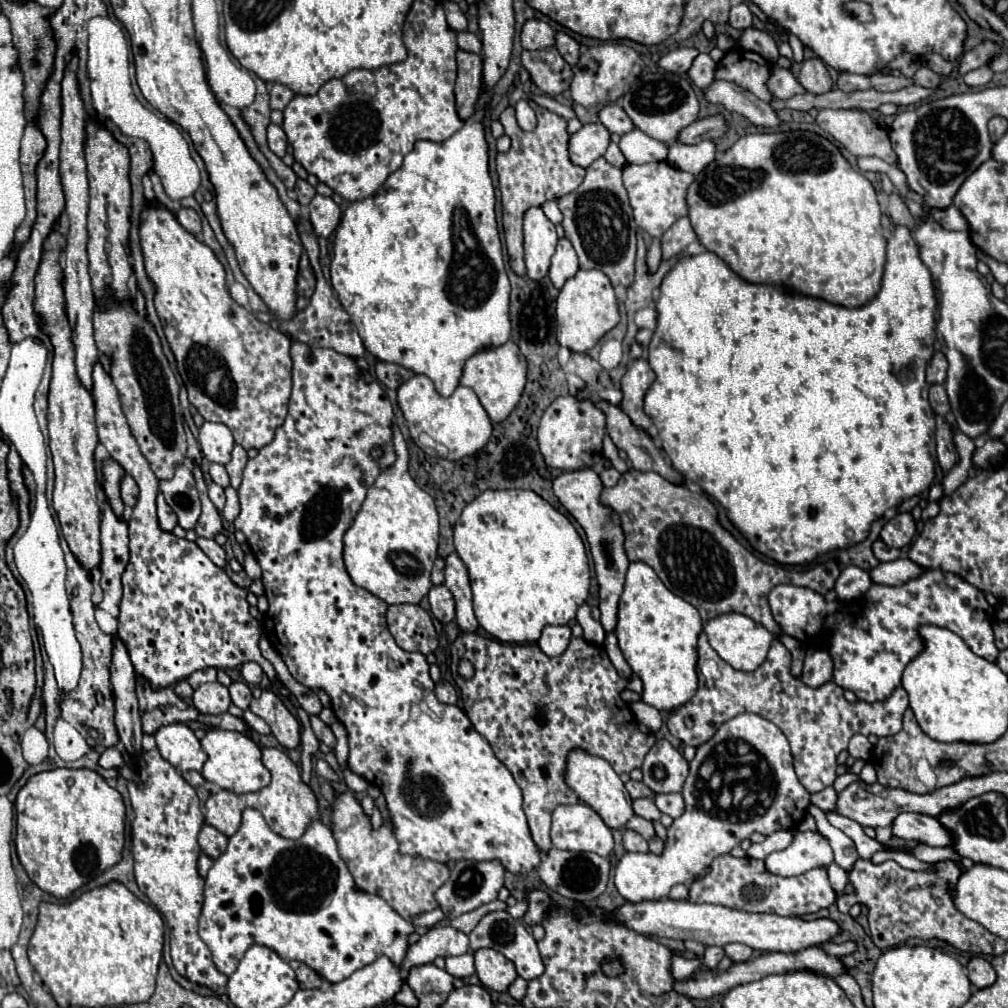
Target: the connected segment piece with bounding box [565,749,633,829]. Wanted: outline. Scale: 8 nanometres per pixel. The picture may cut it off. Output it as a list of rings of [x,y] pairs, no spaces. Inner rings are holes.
[[[571,749],[567,753],[565,783],[575,791],[575,795],[583,803],[593,807],[611,829],[623,829],[625,823],[633,817],[631,797],[629,797],[629,793],[625,793],[623,781],[619,779],[619,775],[613,771],[613,767],[605,759],[595,757],[583,749]]]

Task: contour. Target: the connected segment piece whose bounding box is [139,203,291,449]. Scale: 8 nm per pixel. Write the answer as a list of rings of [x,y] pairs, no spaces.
[[[147,203],[141,211],[141,225],[139,225],[139,239],[141,239],[141,249],[143,249],[143,257],[145,257],[145,269],[147,269],[147,275],[149,279],[155,283],[155,307],[157,307],[157,313],[163,321],[163,329],[165,329],[165,337],[171,345],[171,351],[175,353],[175,359],[177,359],[177,367],[179,367],[179,373],[181,373],[181,379],[187,387],[187,393],[189,393],[189,401],[191,405],[197,407],[197,411],[205,417],[205,421],[215,421],[215,423],[223,423],[231,429],[233,437],[235,437],[235,443],[239,443],[243,449],[261,449],[263,445],[267,445],[271,439],[273,439],[273,433],[279,425],[283,425],[283,419],[287,415],[287,403],[289,403],[289,395],[291,395],[291,355],[289,355],[289,349],[291,349],[291,341],[289,337],[285,337],[281,331],[273,329],[269,323],[261,323],[251,311],[243,309],[239,303],[235,303],[229,293],[227,293],[227,285],[225,285],[225,269],[223,265],[219,263],[219,259],[215,257],[215,253],[205,245],[201,243],[195,235],[191,235],[187,229],[181,227],[181,223],[177,221],[177,217],[165,209],[163,205],[159,203]]]

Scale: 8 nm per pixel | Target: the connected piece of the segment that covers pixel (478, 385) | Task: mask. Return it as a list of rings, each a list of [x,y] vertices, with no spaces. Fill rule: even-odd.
[[[507,341],[501,347],[483,349],[483,351],[475,353],[465,363],[461,385],[475,391],[475,395],[479,397],[481,405],[485,407],[485,411],[487,411],[487,415],[493,423],[505,421],[509,417],[509,413],[517,407],[519,399],[521,399],[521,393],[525,389],[525,373],[527,373],[527,363],[525,363],[525,359],[521,363],[521,357],[523,355],[517,349],[517,345],[513,341]]]

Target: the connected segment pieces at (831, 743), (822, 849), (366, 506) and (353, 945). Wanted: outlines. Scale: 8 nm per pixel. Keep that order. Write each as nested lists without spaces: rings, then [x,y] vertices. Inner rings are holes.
[[[699,637],[699,689],[689,705],[681,705],[669,715],[669,731],[673,737],[681,739],[685,745],[699,747],[709,741],[721,723],[733,719],[739,713],[757,713],[763,719],[775,723],[791,743],[793,765],[801,785],[809,793],[817,793],[835,781],[837,755],[847,749],[853,733],[889,737],[901,731],[903,711],[909,707],[907,693],[903,687],[897,687],[883,703],[865,703],[853,701],[849,703],[843,697],[843,689],[833,681],[813,689],[807,687],[801,679],[791,675],[791,653],[785,645],[775,639],[765,663],[753,673],[737,671],[727,665],[717,653],[709,647],[707,637]]]
[[[793,829],[793,843],[765,859],[769,871],[781,877],[801,875],[815,867],[829,867],[833,863],[833,851],[829,841],[817,831]]]
[[[393,423],[393,447],[397,461],[385,469],[367,489],[367,497],[343,537],[343,561],[355,585],[381,597],[387,605],[419,603],[431,589],[431,567],[437,557],[439,517],[435,501],[411,479],[407,471],[407,447]]]
[[[245,809],[239,831],[229,837],[227,851],[215,859],[209,869],[209,885],[205,877],[199,937],[211,949],[215,967],[225,975],[231,975],[245,951],[259,943],[273,949],[283,959],[295,959],[309,965],[331,983],[339,983],[351,975],[351,969],[361,969],[381,955],[387,955],[395,965],[401,965],[413,931],[413,923],[405,921],[381,897],[363,893],[355,887],[353,875],[339,857],[331,829],[321,821],[313,821],[305,835],[293,841],[273,832],[257,809]]]

